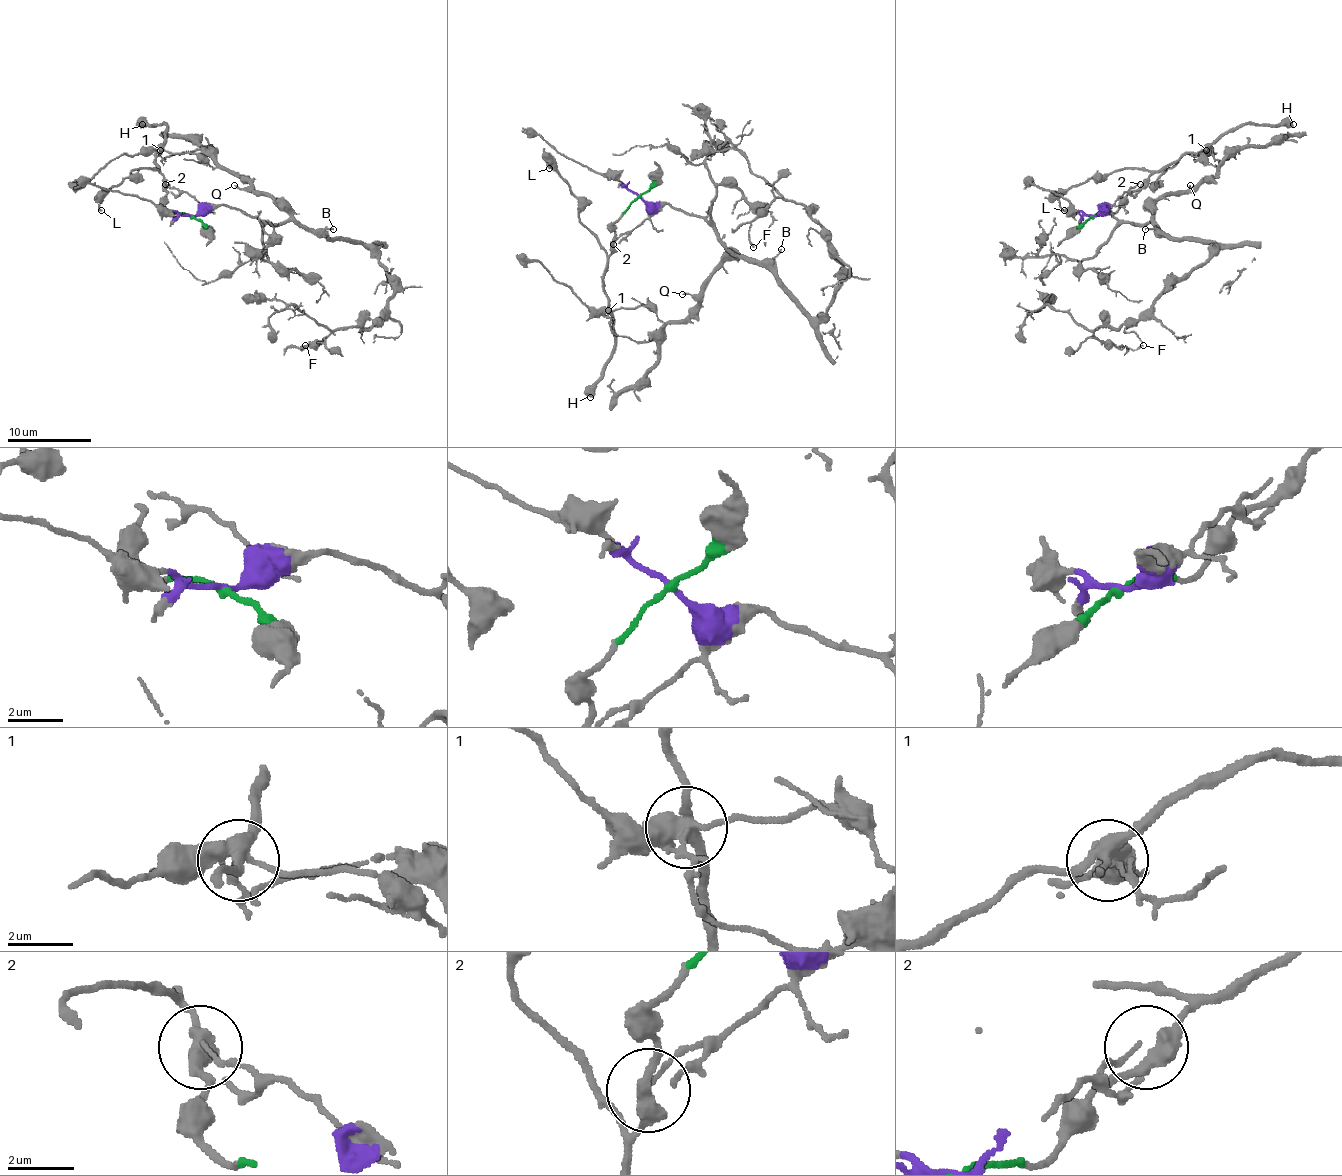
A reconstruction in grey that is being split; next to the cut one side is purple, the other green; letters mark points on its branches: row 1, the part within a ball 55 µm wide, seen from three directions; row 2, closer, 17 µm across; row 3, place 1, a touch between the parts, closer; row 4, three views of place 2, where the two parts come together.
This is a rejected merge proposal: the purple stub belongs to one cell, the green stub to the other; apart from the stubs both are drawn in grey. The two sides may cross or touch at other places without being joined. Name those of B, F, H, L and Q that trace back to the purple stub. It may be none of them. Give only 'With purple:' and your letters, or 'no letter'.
With purple: B, F, Q

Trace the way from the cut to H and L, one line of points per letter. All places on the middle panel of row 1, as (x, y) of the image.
H: (640, 196), (613, 223), (613, 250), (606, 259), (604, 288), (613, 326), (613, 347), (604, 376), (590, 397)
L: (640, 196), (613, 223), (615, 240), (608, 255), (581, 221), (577, 196), (550, 163), (550, 169)

